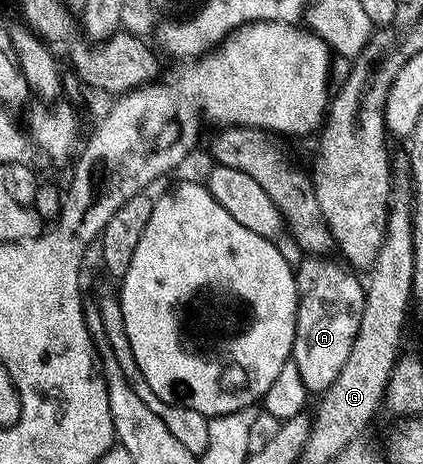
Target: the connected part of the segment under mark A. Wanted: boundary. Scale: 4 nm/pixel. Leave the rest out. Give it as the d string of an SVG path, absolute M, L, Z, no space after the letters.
M304 256L301 259L300 266L298 262L294 270L296 327L290 361L302 375L302 384L306 384L309 395L319 396L334 384L334 380L338 380L338 372L342 372L350 357L350 348L354 348L358 324L362 320L366 286L361 279L359 282L355 278L357 275L347 265L331 262L331 257Z

